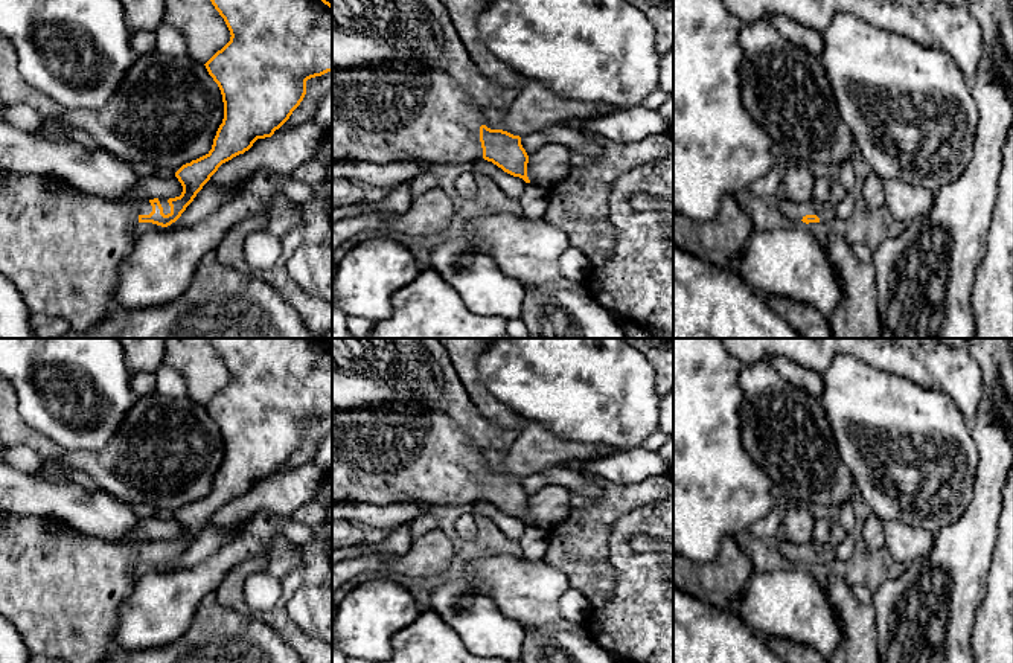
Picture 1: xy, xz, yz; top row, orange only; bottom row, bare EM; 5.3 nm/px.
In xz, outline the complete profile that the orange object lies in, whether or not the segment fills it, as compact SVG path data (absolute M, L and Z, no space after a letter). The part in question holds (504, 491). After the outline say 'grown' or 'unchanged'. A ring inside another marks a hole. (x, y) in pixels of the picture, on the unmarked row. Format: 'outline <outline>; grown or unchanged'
outline M407 404L332 412L332 501L385 506L410 500L431 506L475 504L484 500L530 524L529 497L521 479L487 469L481 451L448 410Z; grown

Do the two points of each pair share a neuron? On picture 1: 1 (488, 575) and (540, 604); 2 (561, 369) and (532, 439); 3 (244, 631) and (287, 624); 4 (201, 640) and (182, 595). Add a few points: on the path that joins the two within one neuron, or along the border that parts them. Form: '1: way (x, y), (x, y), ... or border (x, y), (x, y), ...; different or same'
1: way (500, 576), (527, 593); same
2: border (526, 421), (541, 424), (555, 435), (570, 441); different
3: border (238, 610), (265, 622), (291, 646); different
4: border (214, 592), (201, 599), (191, 625), (168, 645); different

